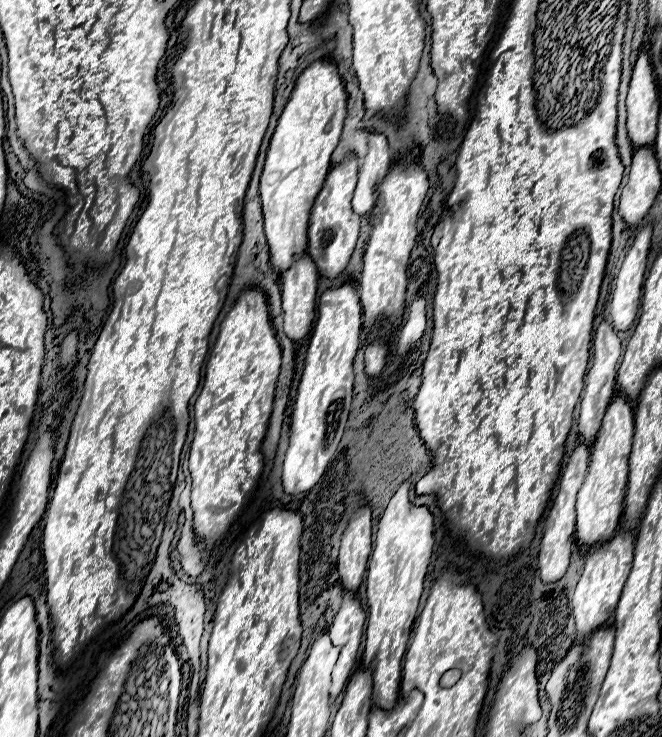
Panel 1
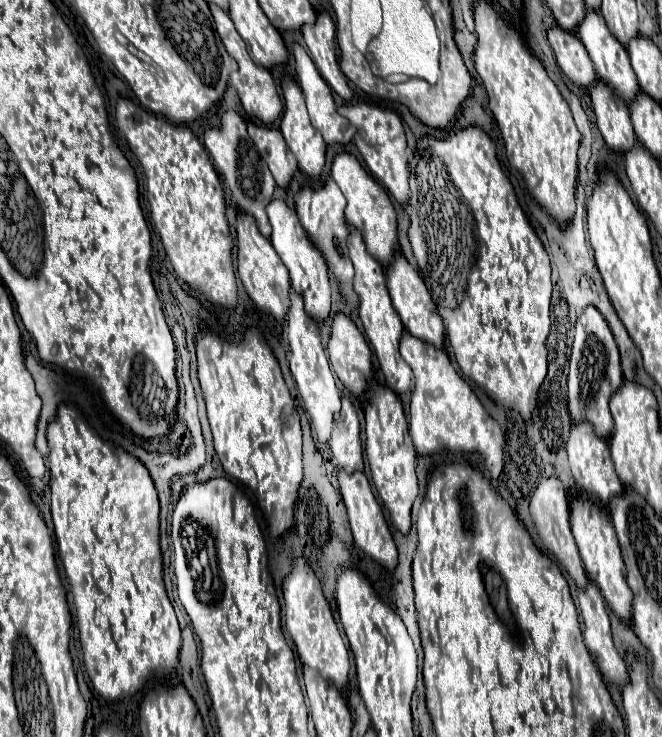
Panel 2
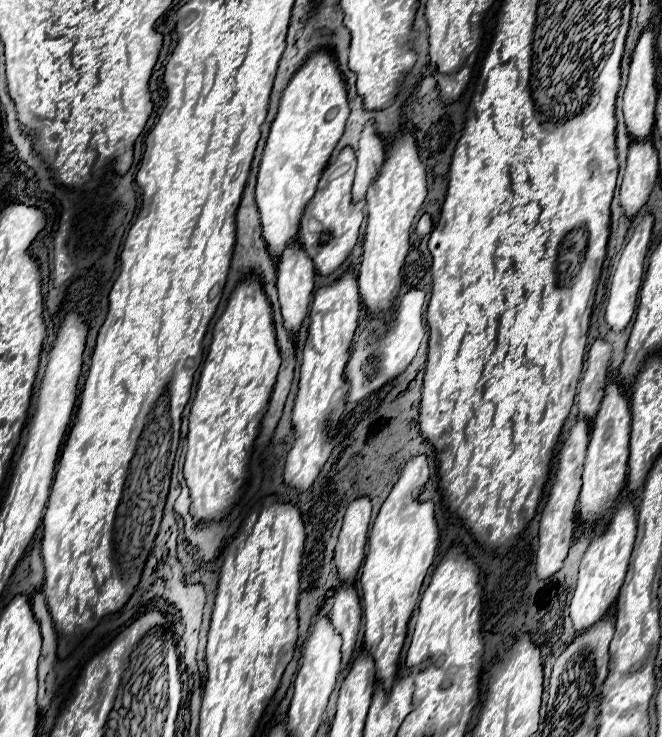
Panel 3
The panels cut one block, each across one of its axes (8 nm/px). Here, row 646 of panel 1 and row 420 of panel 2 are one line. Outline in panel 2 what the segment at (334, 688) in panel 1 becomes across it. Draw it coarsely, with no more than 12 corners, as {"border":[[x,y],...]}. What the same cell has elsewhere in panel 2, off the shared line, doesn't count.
{"border":[[348,398],[330,438],[338,470],[364,470],[360,422]]}

